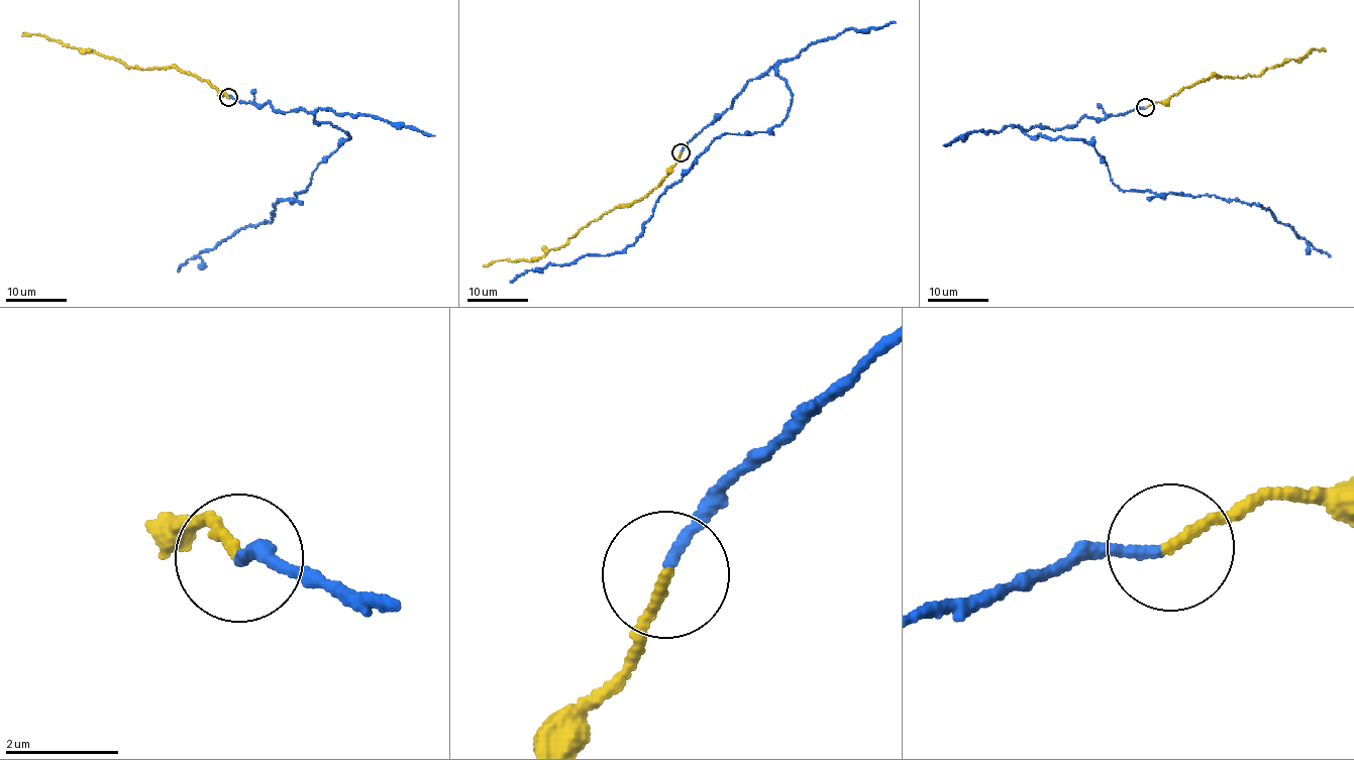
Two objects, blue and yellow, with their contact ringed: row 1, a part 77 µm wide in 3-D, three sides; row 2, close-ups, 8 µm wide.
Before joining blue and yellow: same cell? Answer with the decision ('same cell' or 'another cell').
same cell

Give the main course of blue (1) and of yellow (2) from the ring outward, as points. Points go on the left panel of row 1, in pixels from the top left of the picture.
1: (228, 97), (305, 108), (350, 136), (306, 191), (273, 204), (271, 222), (245, 226), (178, 272)
2: (228, 97), (206, 80), (171, 67), (129, 68), (115, 58), (81, 51), (43, 36), (22, 35)

